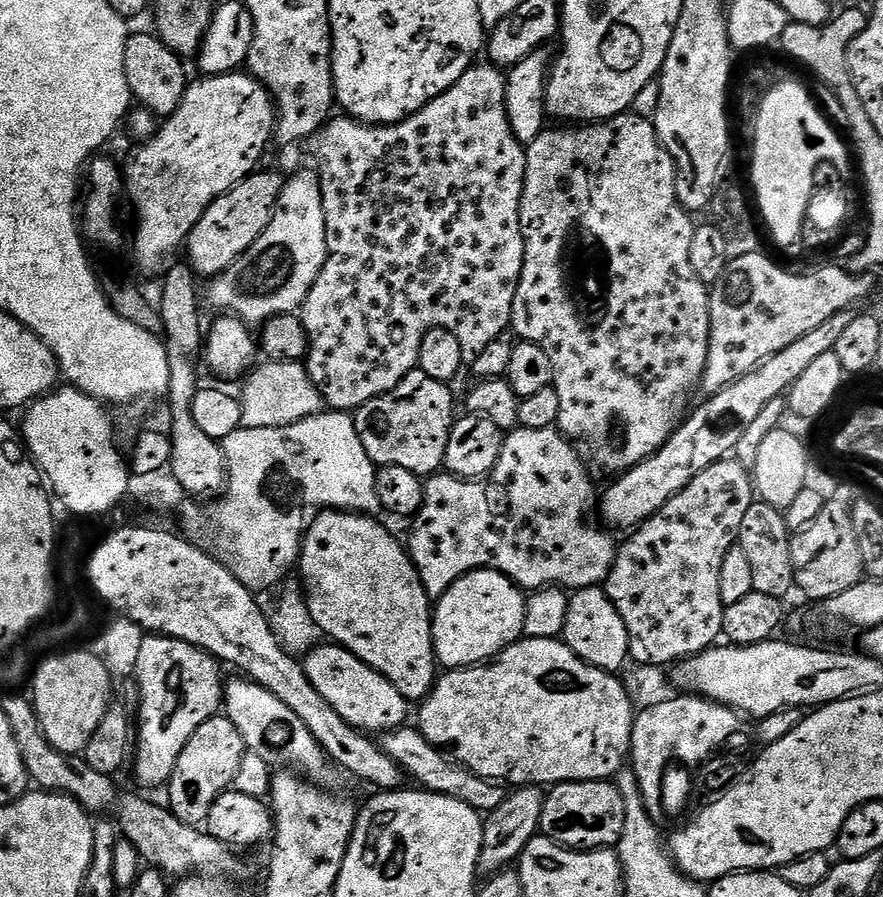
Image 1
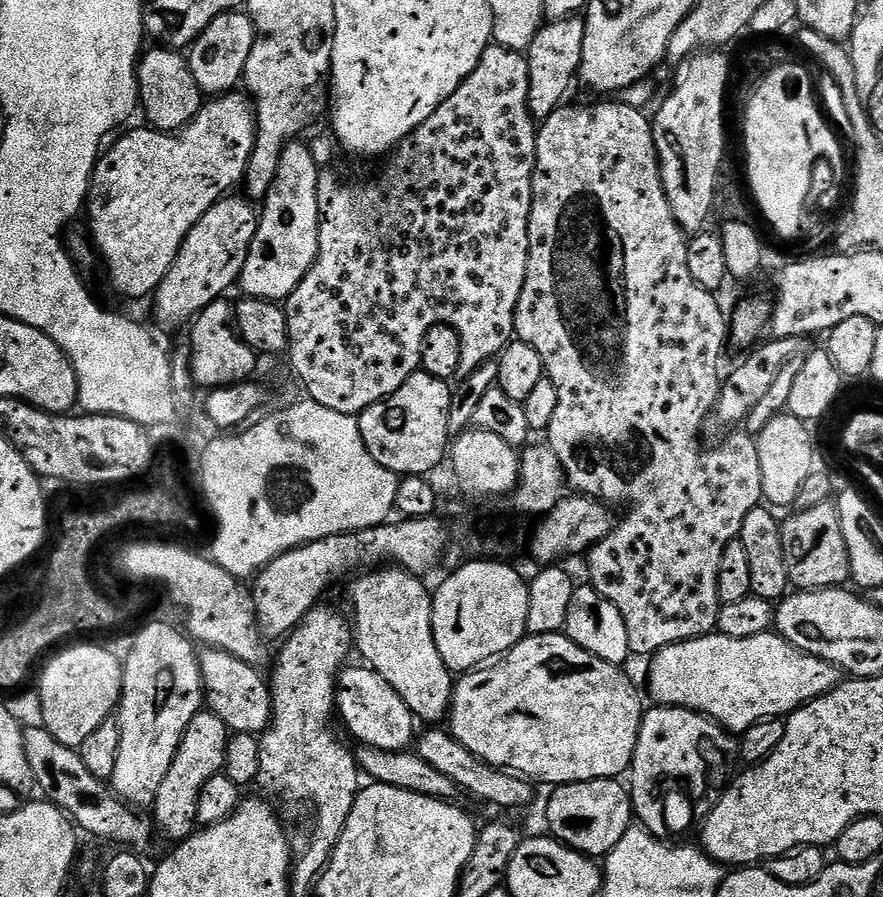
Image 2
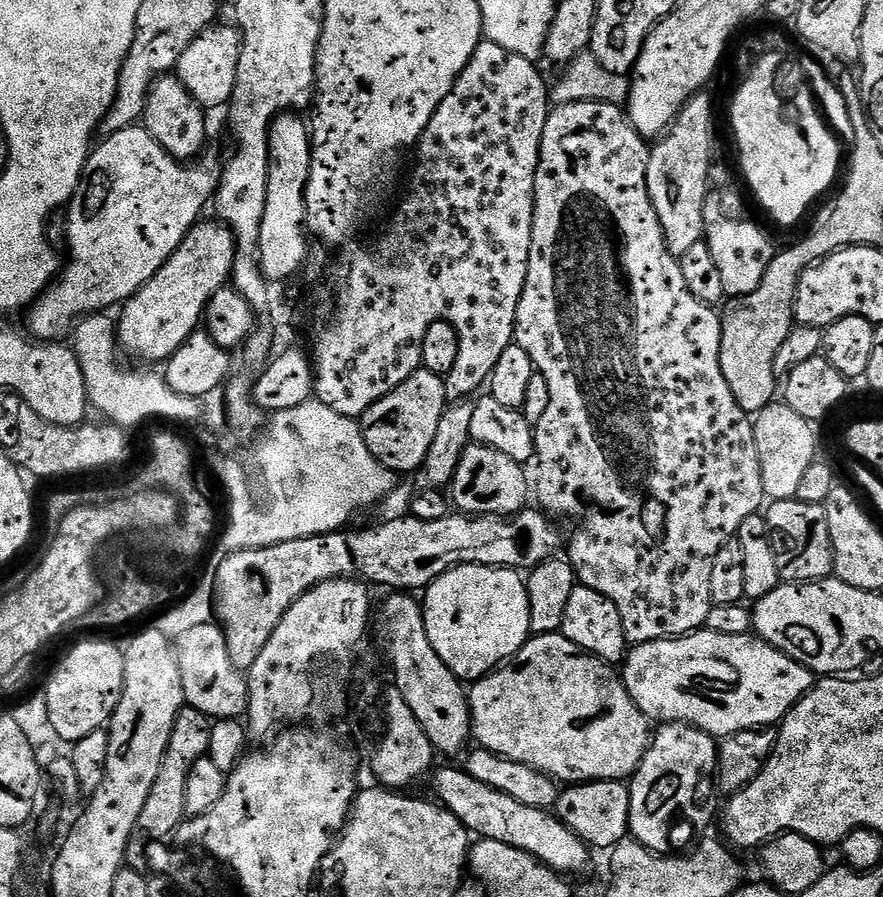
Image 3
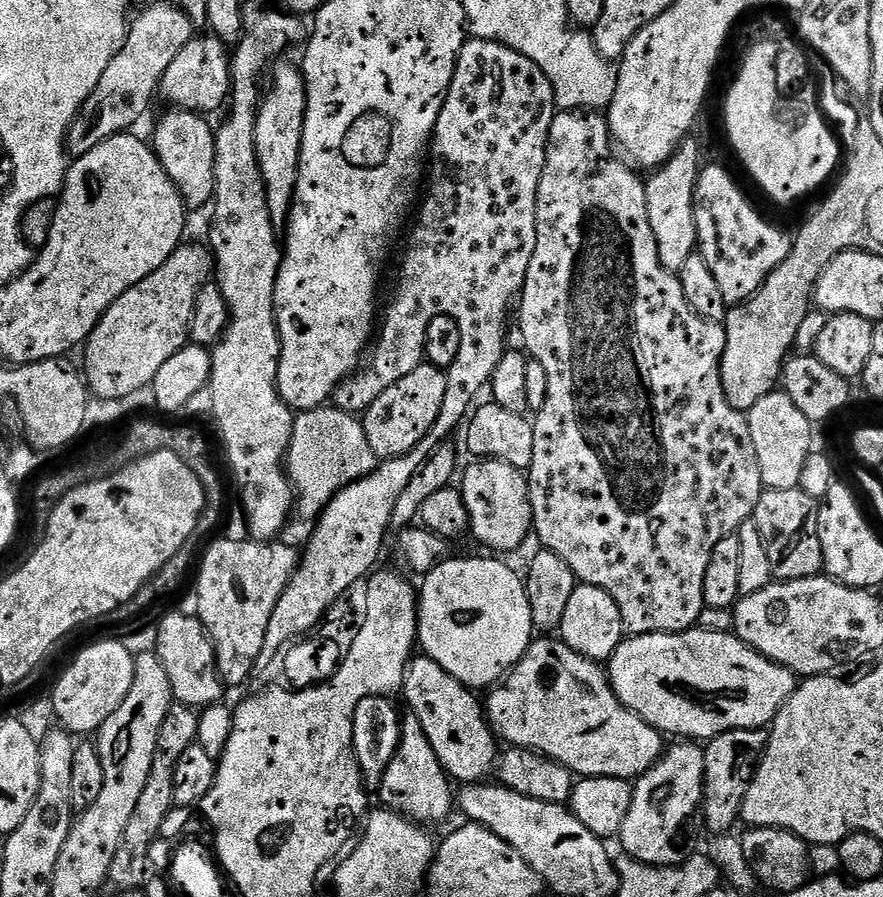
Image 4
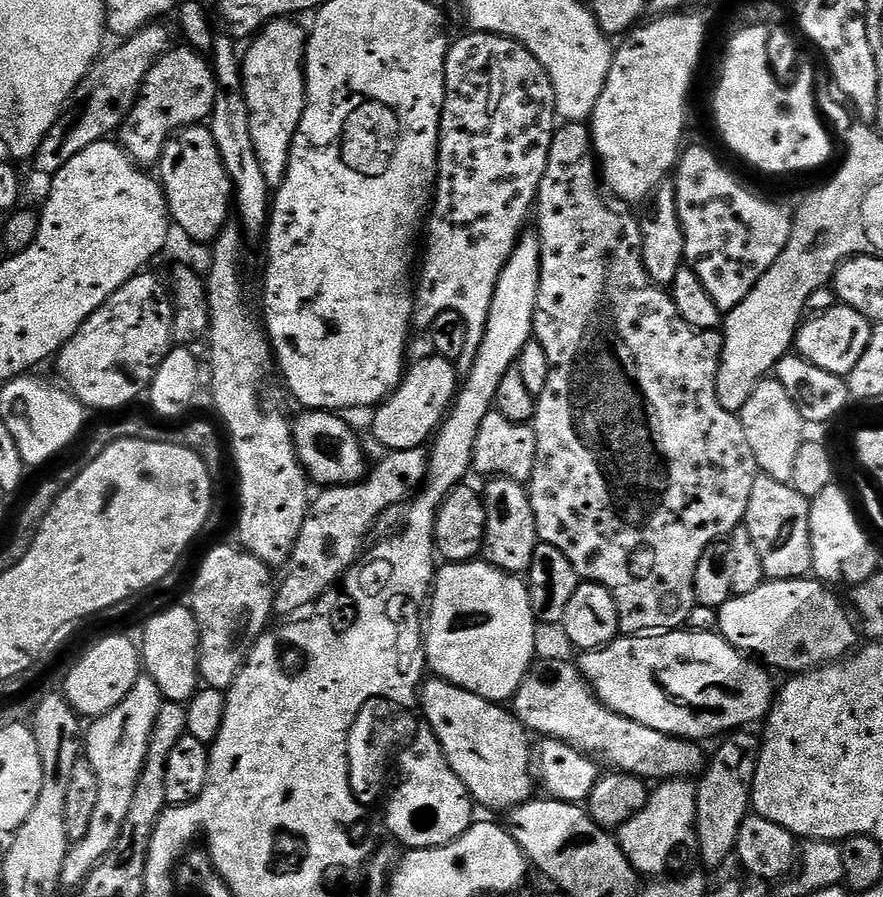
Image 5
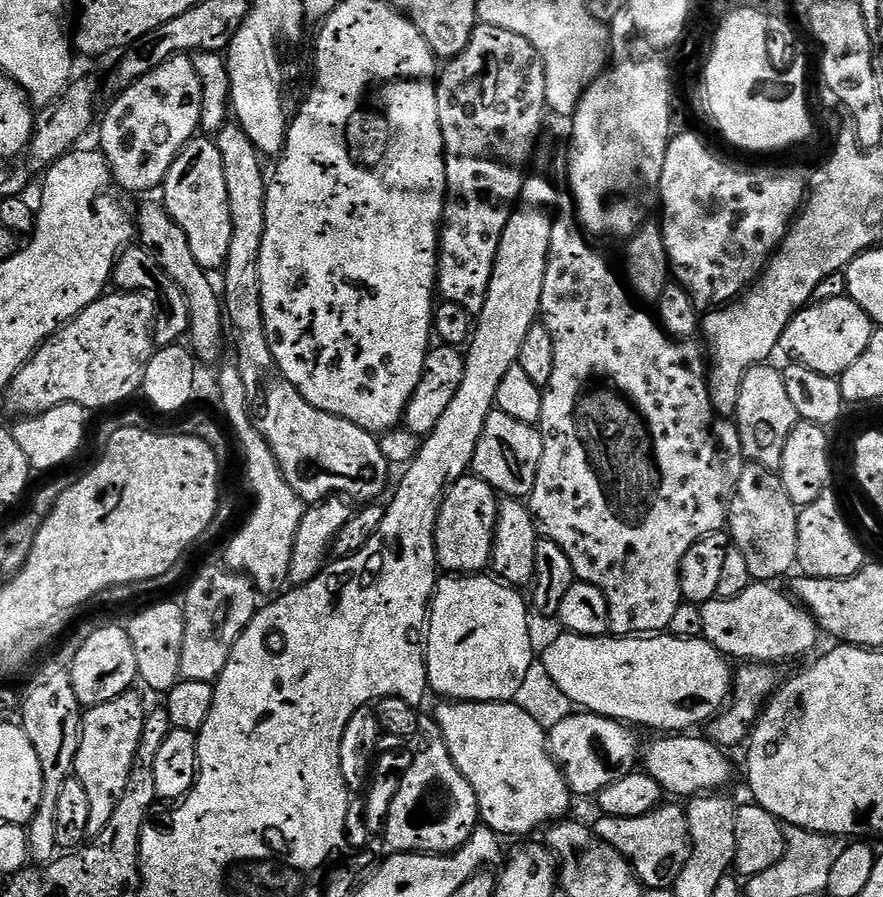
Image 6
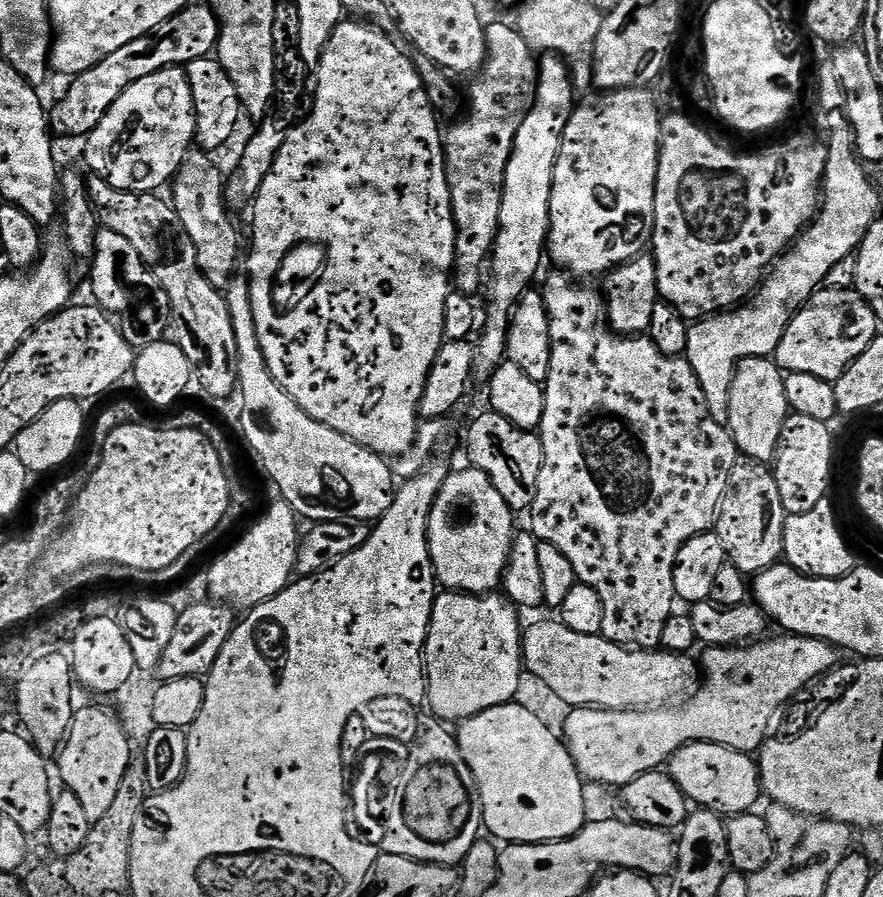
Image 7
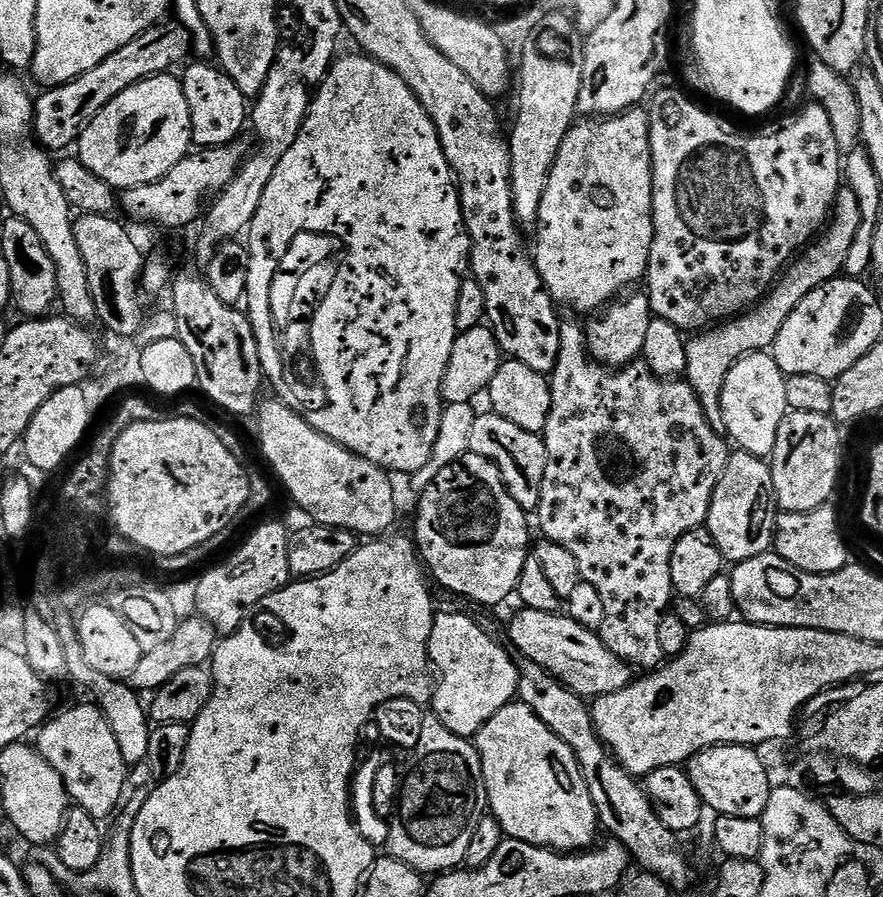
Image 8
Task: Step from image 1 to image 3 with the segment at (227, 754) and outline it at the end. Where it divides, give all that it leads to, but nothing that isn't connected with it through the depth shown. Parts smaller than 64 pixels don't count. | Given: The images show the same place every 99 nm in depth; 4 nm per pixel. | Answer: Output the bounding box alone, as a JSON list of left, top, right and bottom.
[126,706,213,869]

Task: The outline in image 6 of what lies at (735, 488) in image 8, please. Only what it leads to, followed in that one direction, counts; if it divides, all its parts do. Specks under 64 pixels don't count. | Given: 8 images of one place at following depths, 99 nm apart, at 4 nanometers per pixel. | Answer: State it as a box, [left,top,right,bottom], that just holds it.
[726,463,798,582]

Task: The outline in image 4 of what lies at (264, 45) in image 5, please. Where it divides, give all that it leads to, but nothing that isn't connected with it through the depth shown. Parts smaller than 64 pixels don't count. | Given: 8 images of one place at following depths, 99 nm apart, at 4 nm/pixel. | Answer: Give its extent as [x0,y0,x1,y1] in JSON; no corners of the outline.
[256,63,308,230]

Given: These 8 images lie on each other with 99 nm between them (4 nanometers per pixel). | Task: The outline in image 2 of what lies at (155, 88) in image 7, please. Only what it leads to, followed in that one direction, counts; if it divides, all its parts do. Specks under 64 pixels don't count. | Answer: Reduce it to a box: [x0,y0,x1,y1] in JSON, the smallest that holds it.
[186,10,256,98]

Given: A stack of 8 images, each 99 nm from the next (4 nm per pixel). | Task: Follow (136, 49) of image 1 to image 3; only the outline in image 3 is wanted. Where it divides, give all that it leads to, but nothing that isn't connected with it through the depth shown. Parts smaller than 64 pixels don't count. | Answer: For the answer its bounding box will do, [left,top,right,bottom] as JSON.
[142,74,208,162]

